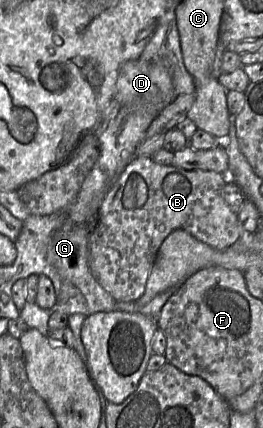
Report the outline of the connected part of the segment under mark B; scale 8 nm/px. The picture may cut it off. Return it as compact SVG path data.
M135 156L106 193L98 211L98 221L89 237L89 266L99 284L116 301L138 300L144 293L158 249L176 229L183 229L214 249L233 245L244 234L233 212L223 198L227 174L205 170L185 170L174 165L161 165L152 157Z

